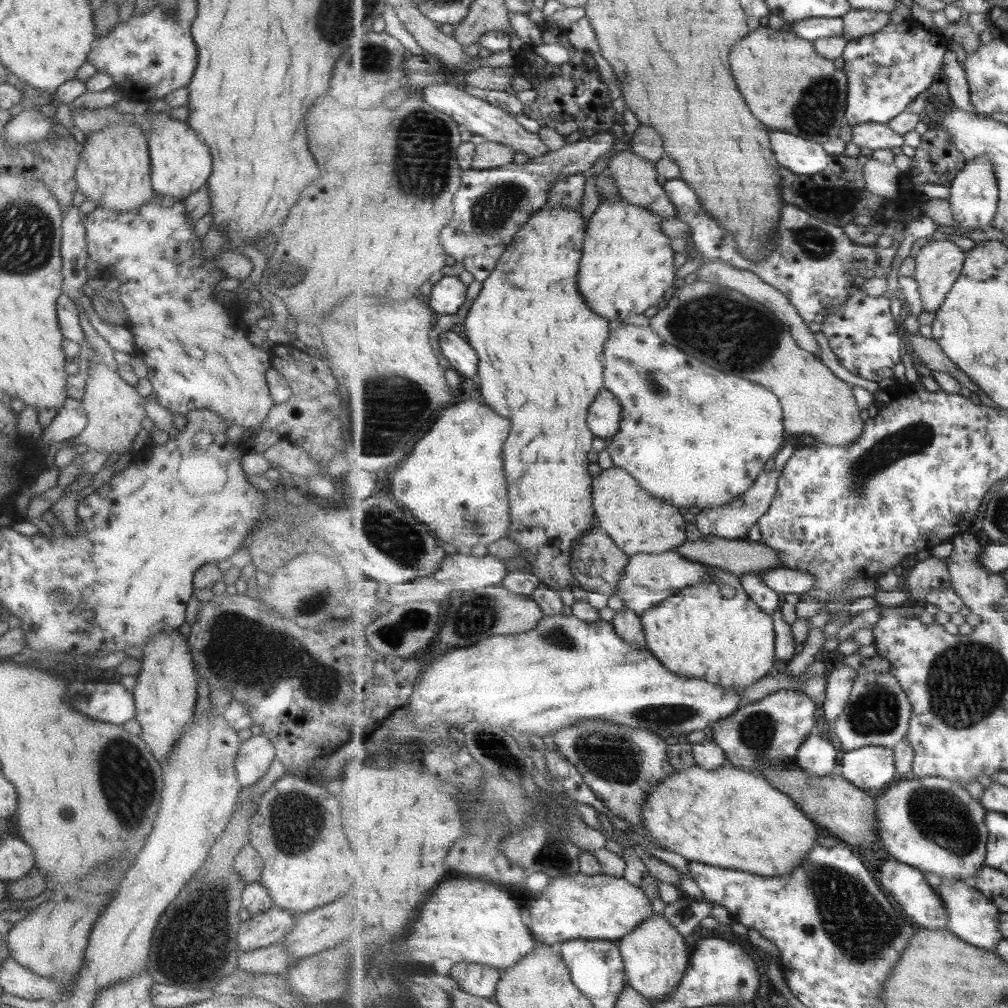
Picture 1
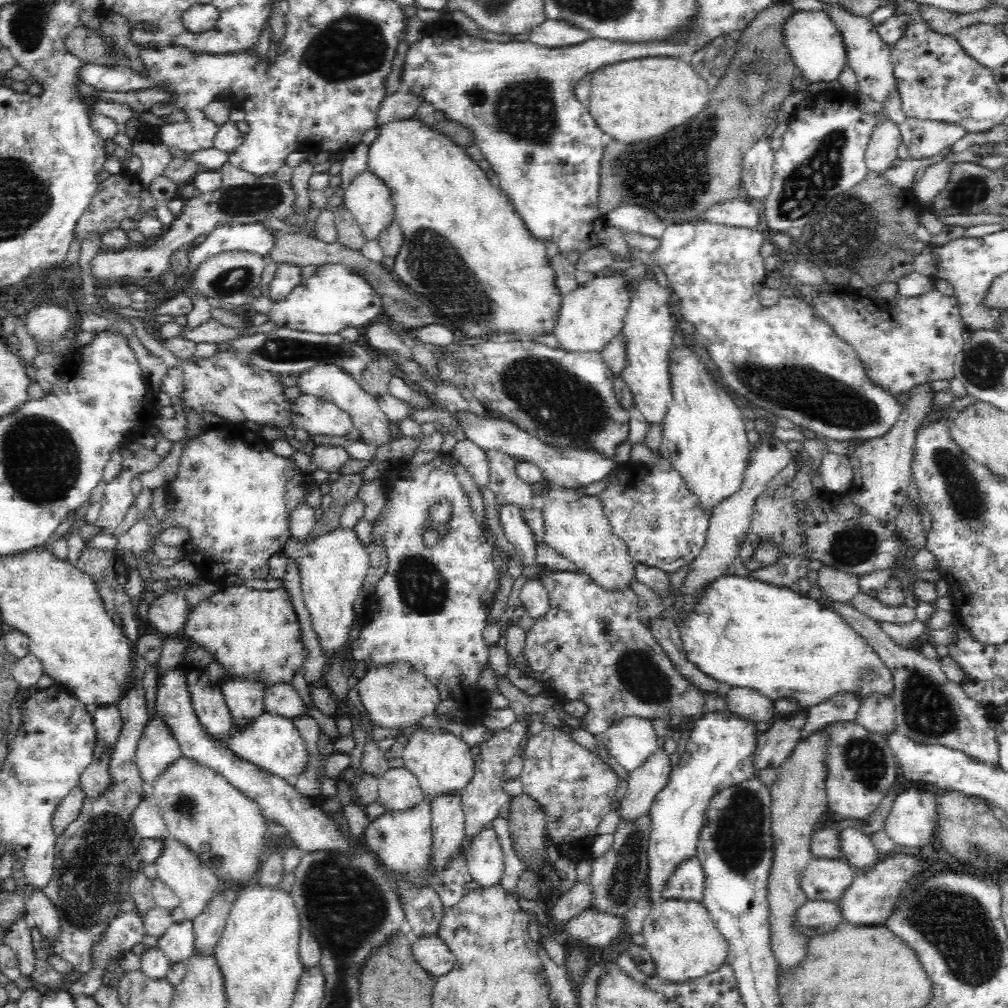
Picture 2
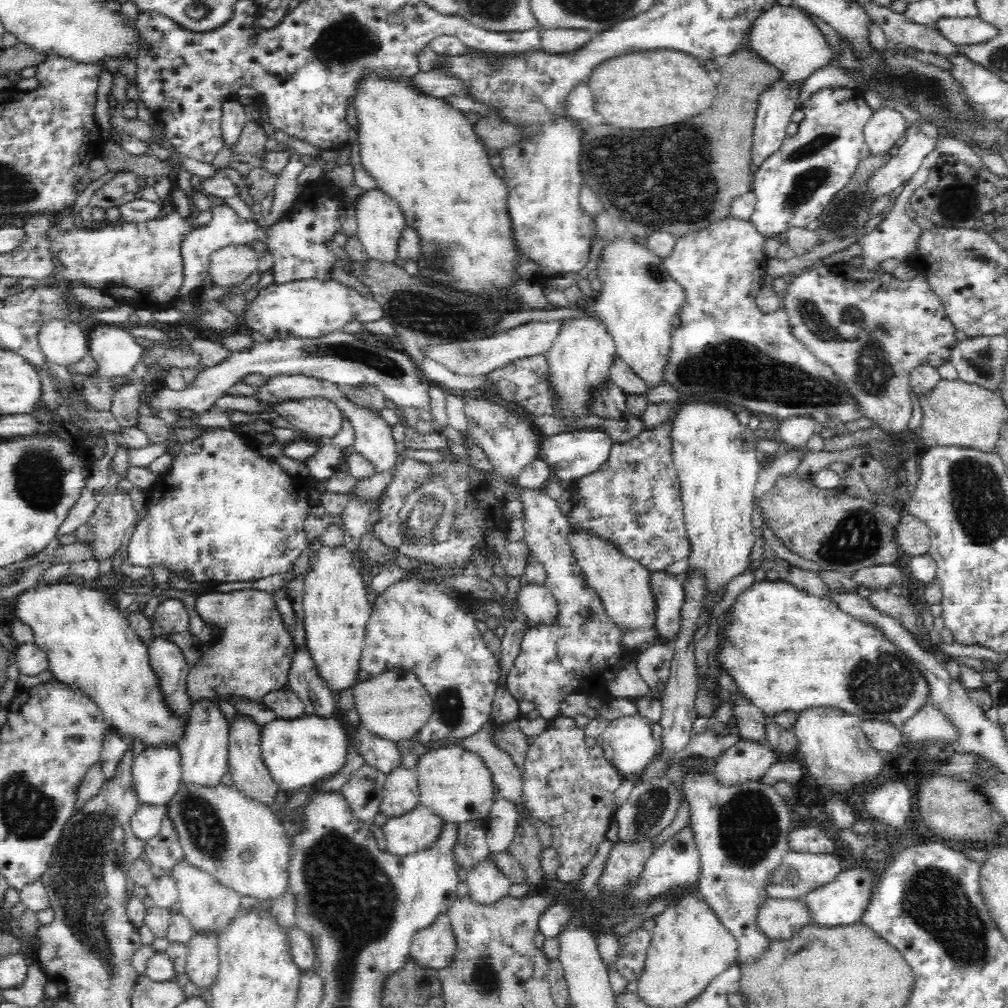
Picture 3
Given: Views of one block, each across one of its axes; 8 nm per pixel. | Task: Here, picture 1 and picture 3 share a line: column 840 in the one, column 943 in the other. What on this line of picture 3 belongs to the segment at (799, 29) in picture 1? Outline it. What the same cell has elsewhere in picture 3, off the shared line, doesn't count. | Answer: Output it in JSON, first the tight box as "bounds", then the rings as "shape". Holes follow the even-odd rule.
{"bounds":[935,18,998,44],"shape":[[[943,18],[935,22],[942,36],[953,44],[980,44],[993,37],[998,30],[978,18]]]}

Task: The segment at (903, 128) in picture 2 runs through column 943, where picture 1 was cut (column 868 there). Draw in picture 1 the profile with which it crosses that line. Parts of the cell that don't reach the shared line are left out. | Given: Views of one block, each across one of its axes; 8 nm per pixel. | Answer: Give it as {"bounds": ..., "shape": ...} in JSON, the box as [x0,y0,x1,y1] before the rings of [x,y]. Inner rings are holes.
{"bounds":[850,123,903,150],"shape":[[[864,123],[852,130],[850,142],[859,148],[869,150],[889,150],[903,146],[903,136],[890,128],[890,124]]]}

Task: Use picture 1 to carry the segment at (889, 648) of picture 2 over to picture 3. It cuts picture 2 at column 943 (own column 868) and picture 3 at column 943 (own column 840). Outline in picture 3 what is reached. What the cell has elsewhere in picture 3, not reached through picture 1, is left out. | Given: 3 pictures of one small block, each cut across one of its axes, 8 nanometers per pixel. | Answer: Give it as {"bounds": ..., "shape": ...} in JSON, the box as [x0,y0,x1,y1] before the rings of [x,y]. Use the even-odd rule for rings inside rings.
{"bounds":[902,702,955,742],"shape":[[[926,702],[918,714],[914,714],[902,728],[903,736],[912,742],[952,742],[955,740],[955,728],[938,712],[931,702]]]}

